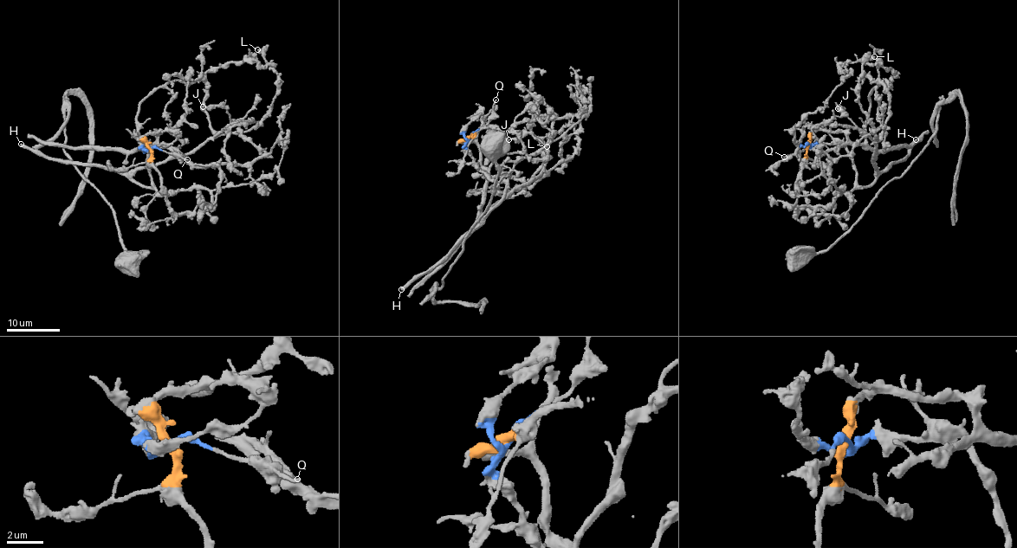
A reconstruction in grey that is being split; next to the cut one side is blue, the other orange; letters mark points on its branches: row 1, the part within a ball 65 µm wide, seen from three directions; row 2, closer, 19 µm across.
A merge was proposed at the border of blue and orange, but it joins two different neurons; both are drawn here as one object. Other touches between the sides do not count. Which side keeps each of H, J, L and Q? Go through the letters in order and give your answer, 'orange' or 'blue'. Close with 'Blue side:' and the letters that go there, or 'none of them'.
H: blue
J: blue
L: blue
Q: blue
Blue side: H, J, L, Q

